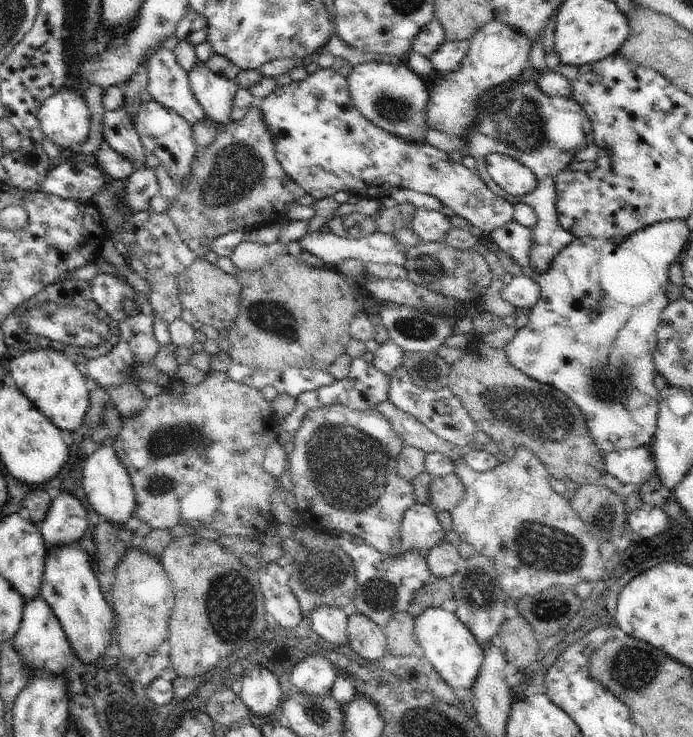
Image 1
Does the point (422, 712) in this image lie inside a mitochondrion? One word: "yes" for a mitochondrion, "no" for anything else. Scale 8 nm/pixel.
yes

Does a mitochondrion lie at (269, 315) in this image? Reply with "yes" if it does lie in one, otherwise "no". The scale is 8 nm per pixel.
yes

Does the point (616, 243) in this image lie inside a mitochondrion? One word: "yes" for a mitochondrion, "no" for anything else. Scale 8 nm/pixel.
no

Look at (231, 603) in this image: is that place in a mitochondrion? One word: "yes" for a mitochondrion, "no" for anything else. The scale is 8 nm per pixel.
yes

